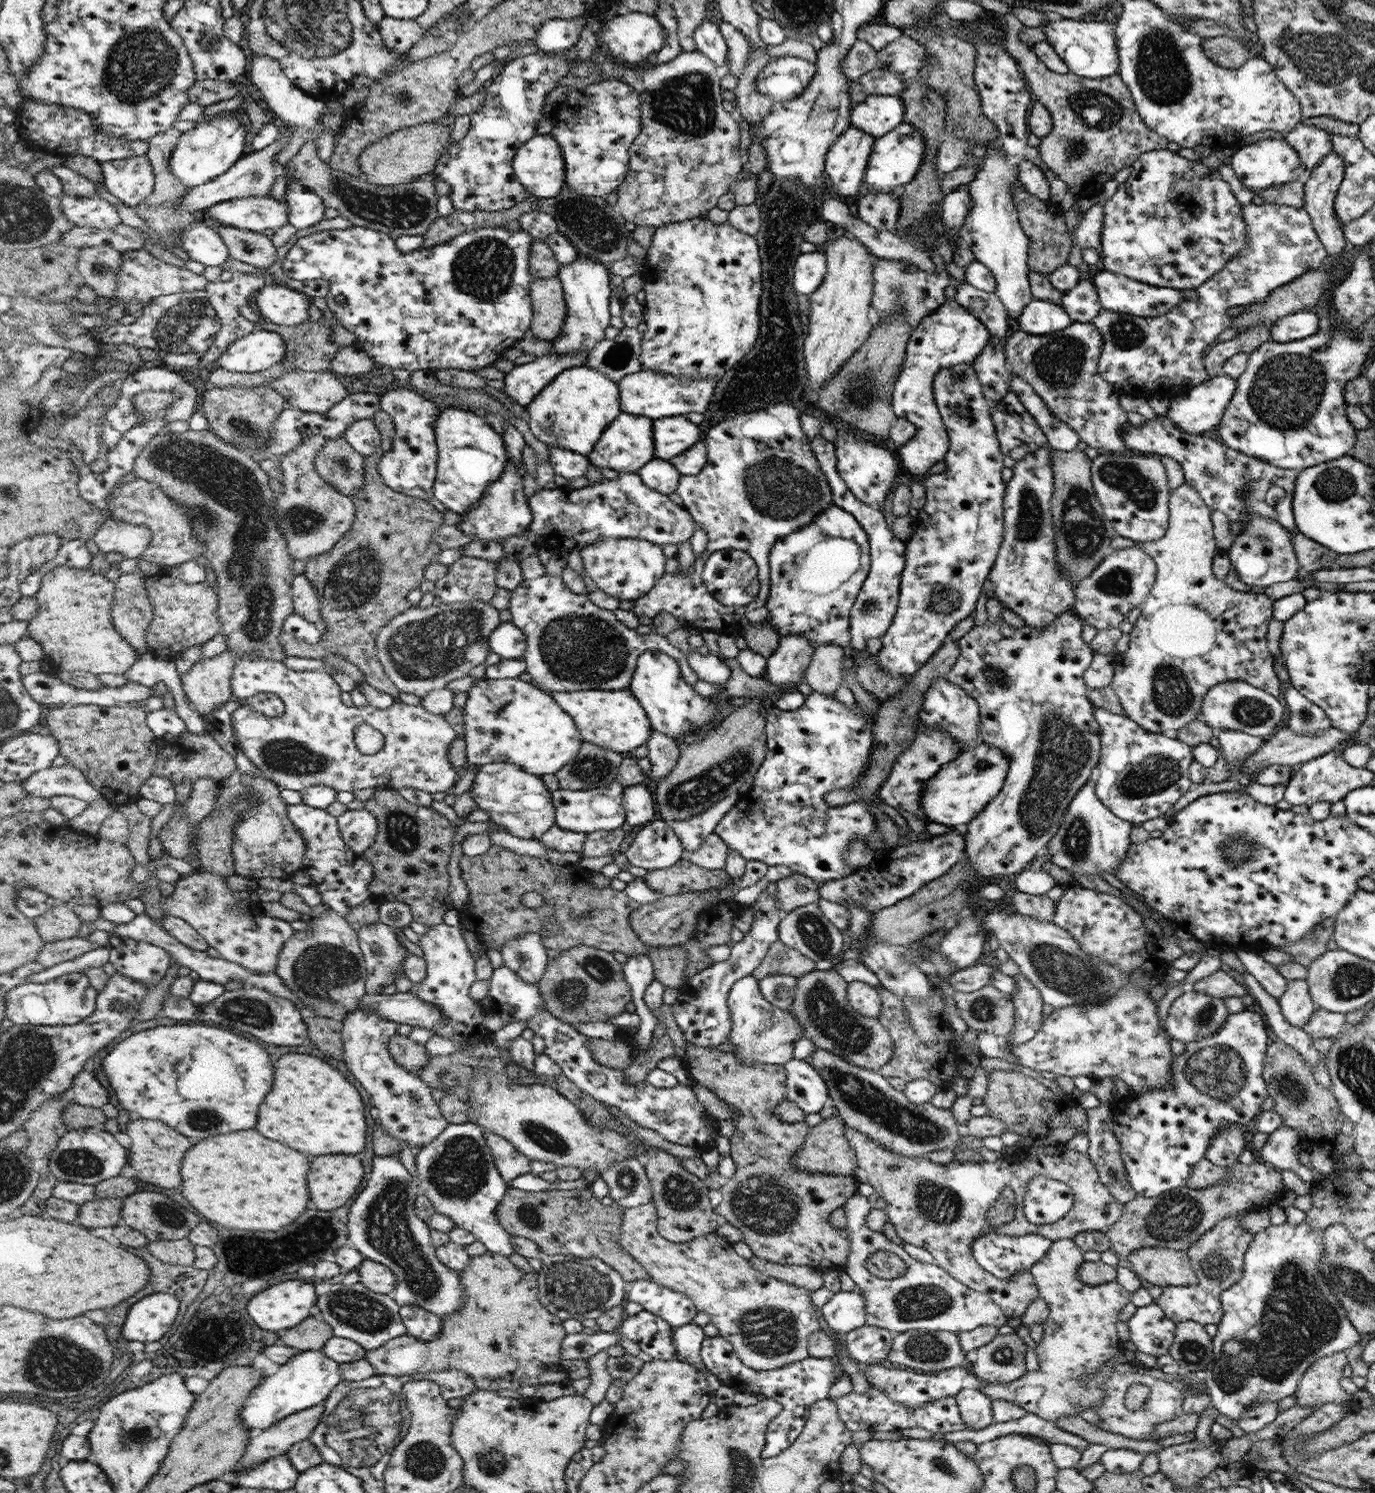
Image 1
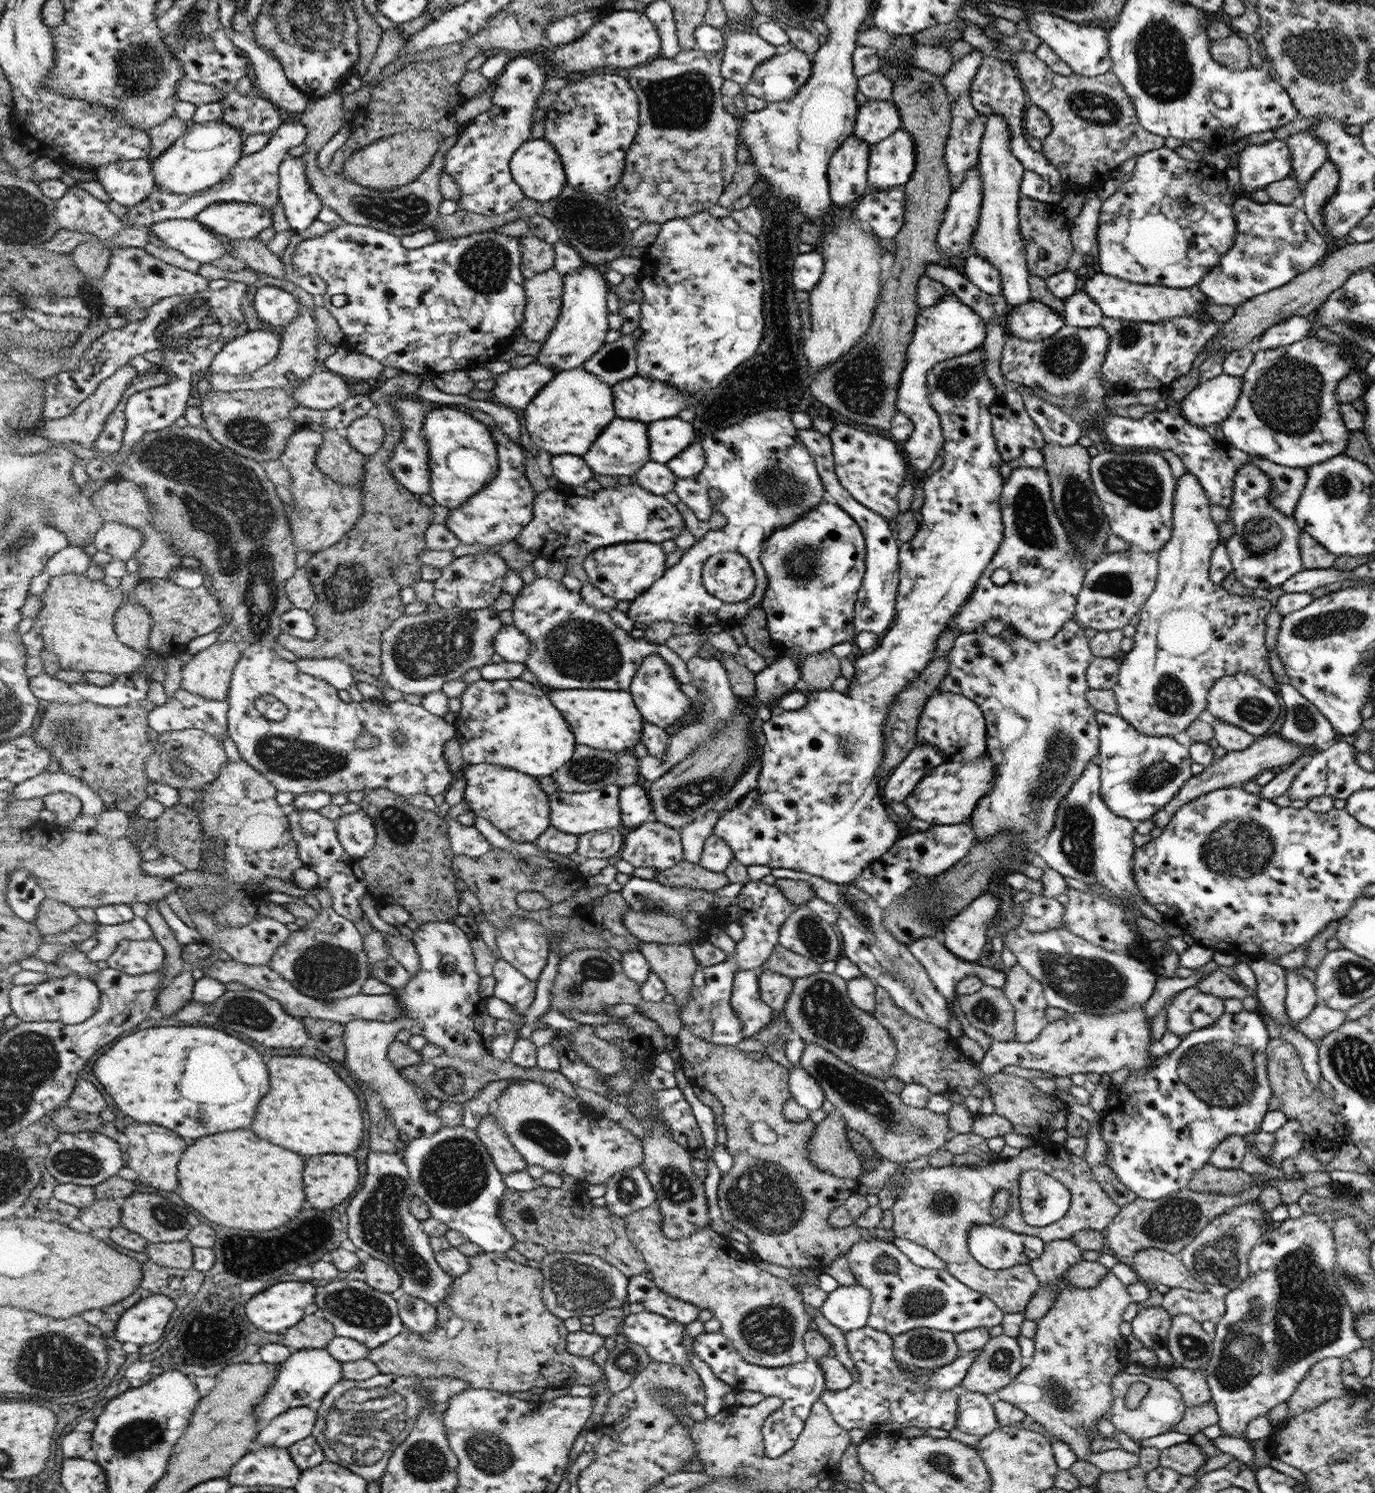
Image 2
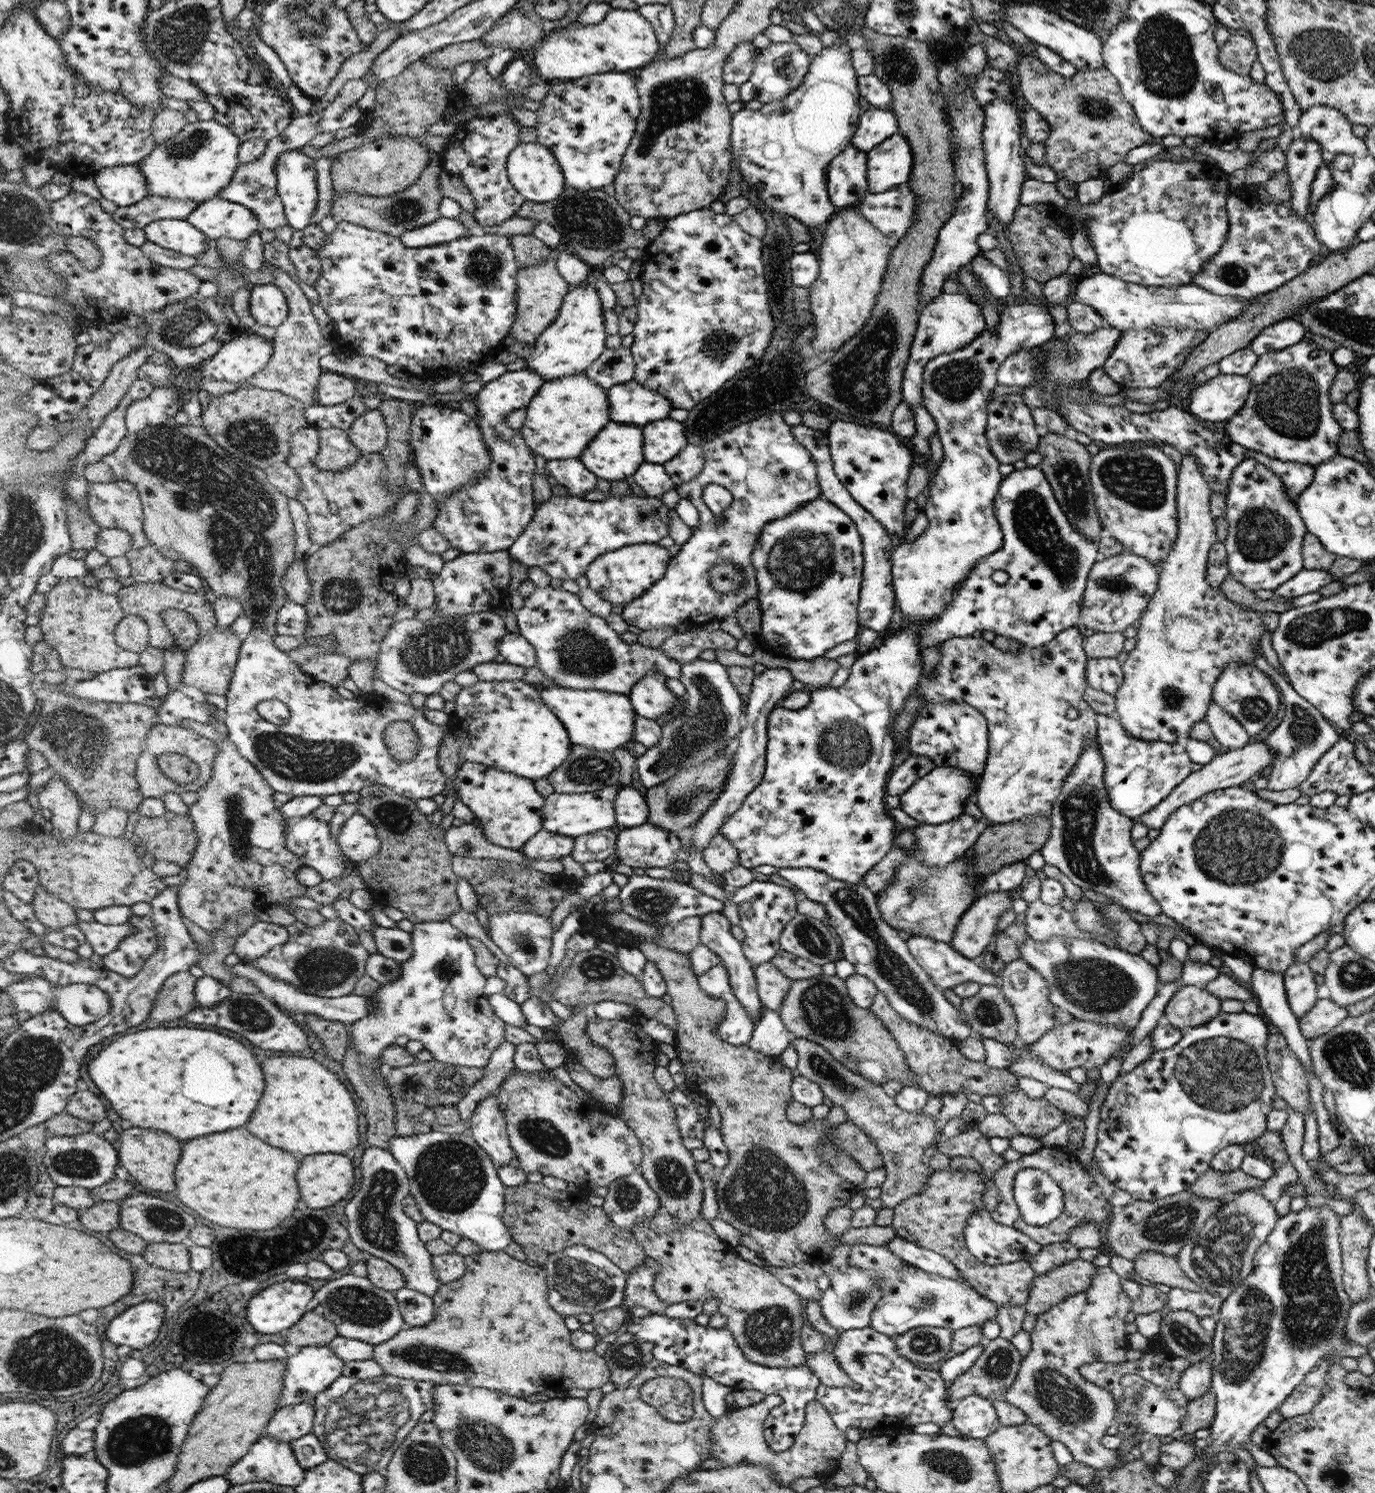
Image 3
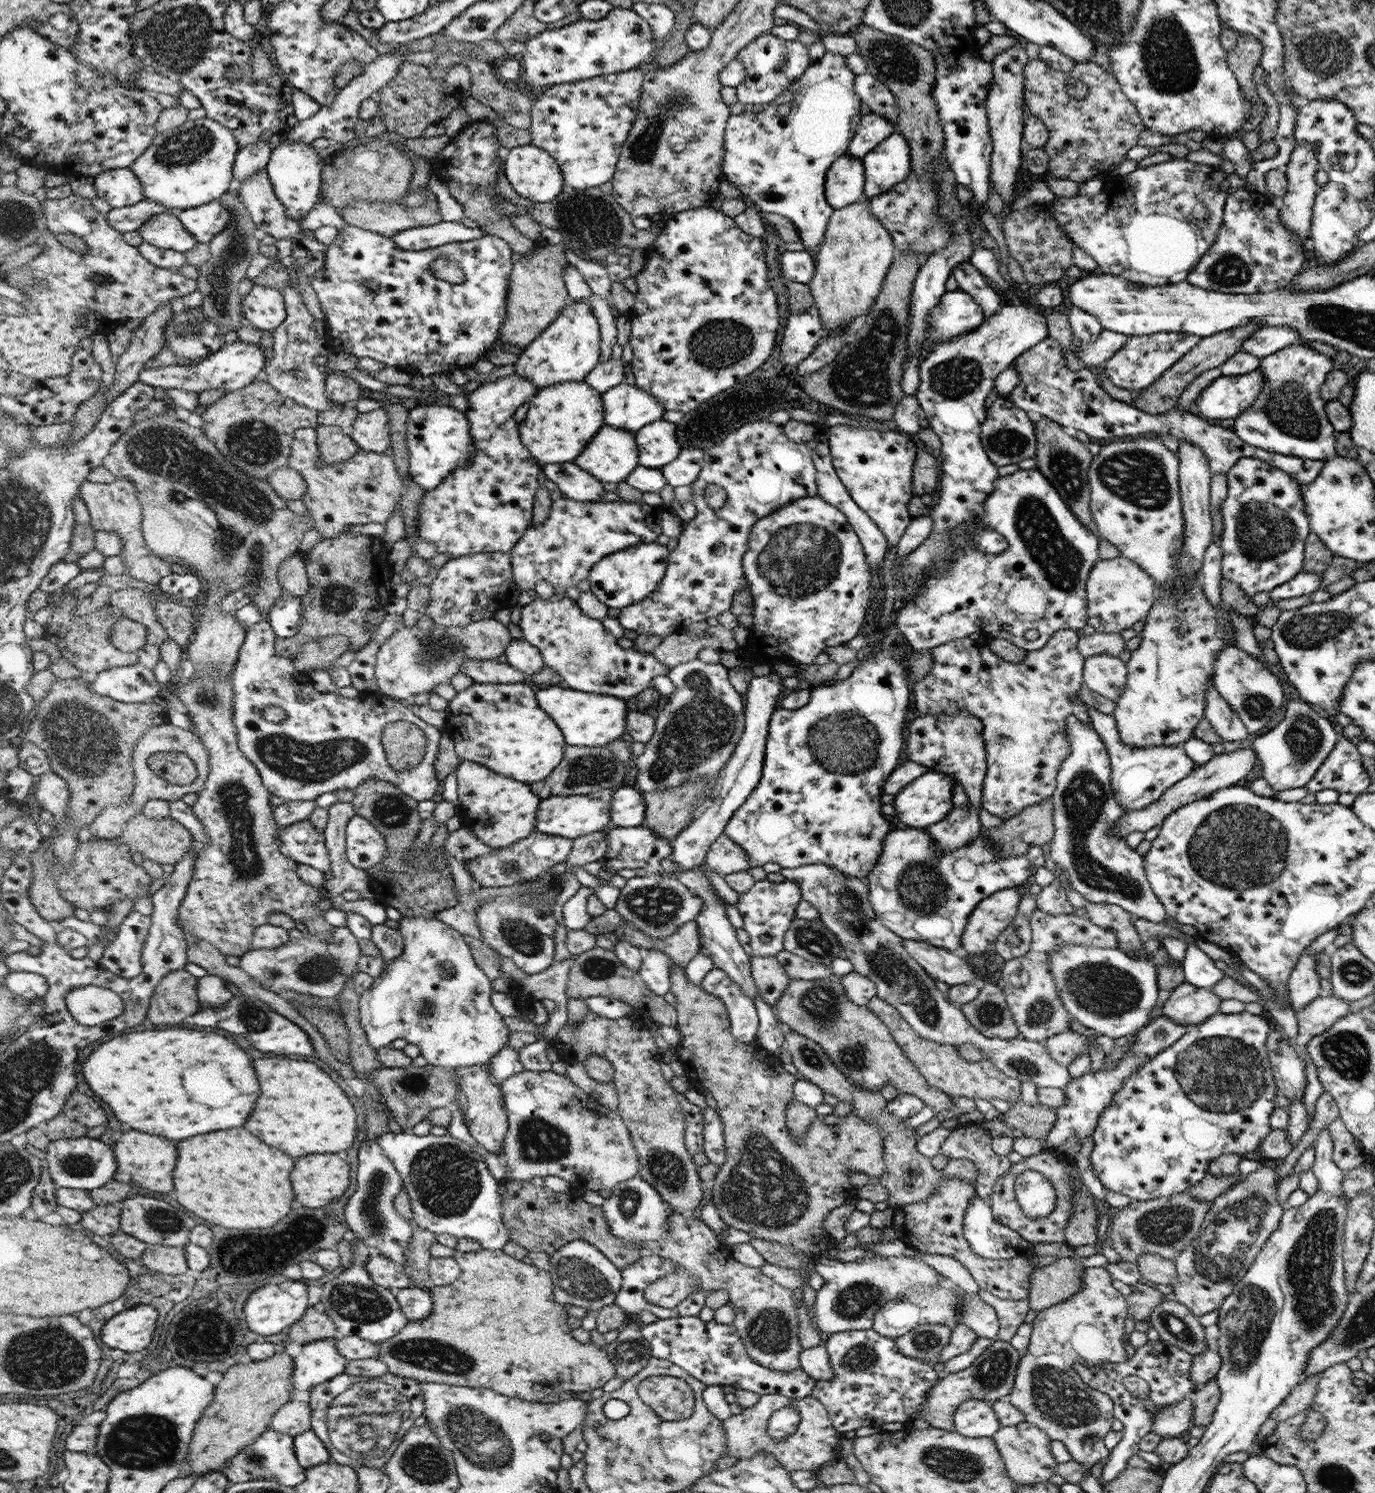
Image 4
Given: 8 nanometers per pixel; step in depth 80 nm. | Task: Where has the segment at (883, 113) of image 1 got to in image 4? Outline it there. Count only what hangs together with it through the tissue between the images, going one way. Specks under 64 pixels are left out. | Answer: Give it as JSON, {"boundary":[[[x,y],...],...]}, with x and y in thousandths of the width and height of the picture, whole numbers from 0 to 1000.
{"boundary":[[[633,75],[628,77],[625,80],[616,102],[623,106],[628,106],[650,88],[652,88],[652,83],[643,79],[641,76]]]}

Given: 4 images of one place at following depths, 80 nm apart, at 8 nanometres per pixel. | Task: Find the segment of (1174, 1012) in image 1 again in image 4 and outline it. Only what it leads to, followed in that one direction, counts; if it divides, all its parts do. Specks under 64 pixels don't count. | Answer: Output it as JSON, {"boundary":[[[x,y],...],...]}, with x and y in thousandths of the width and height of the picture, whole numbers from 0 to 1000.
{"boundary":[[[861,658],[852,664],[844,679],[863,687],[871,687],[886,678],[888,670],[881,663]]]}

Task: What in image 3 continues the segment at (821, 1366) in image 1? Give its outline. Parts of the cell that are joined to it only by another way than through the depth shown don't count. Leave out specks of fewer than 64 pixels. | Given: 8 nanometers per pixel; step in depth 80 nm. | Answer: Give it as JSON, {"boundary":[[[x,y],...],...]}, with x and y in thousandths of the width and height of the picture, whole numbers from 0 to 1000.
{"boundary":[[[457,880],[453,891],[458,892],[469,900],[474,900],[475,910],[496,915],[519,926],[532,929],[533,932],[548,930],[554,934],[565,934],[569,936],[569,941],[562,944],[556,954],[558,966],[564,972],[572,971],[577,968],[585,952],[585,942],[593,938],[596,923],[585,914],[577,916],[560,916],[545,912],[537,902],[534,894],[528,889],[511,889],[505,883],[489,883],[473,880],[463,882]]]}

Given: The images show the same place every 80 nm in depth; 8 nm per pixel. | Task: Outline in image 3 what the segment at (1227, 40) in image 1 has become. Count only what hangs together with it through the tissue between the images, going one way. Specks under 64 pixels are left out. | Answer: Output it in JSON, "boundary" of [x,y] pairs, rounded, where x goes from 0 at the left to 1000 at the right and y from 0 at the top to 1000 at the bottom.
{"boundary":[[[898,21],[893,28],[887,31],[887,42],[899,50],[909,50],[909,46],[914,39],[914,31],[907,22]]]}

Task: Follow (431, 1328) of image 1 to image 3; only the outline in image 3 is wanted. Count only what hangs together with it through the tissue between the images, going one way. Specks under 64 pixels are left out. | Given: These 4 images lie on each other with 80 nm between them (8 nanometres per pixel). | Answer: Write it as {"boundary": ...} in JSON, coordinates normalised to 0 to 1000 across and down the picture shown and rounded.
{"boundary":[[[295,861],[287,866],[296,888],[310,888],[316,883],[316,873],[314,869]]]}

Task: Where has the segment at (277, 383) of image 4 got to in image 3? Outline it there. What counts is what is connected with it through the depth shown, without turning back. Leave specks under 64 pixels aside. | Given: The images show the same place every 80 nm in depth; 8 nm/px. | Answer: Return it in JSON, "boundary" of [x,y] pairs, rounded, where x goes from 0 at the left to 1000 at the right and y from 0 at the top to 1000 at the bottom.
{"boundary":[[[193,175],[191,180],[200,186],[200,190],[206,194],[212,205],[212,210],[205,218],[201,219],[199,234],[194,245],[179,255],[178,259],[206,262],[222,271],[229,271],[229,260],[236,249],[232,241],[244,236],[244,230],[237,228],[226,208],[226,204],[218,192],[207,182]]]}

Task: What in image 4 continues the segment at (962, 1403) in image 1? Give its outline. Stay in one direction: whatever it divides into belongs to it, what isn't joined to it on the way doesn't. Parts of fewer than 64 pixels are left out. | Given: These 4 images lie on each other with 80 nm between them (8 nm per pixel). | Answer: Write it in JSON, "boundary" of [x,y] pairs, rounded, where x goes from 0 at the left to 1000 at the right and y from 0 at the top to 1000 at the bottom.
{"boundary":[[[704,938],[695,945],[693,958],[707,963],[721,962],[729,956],[720,940]]]}

